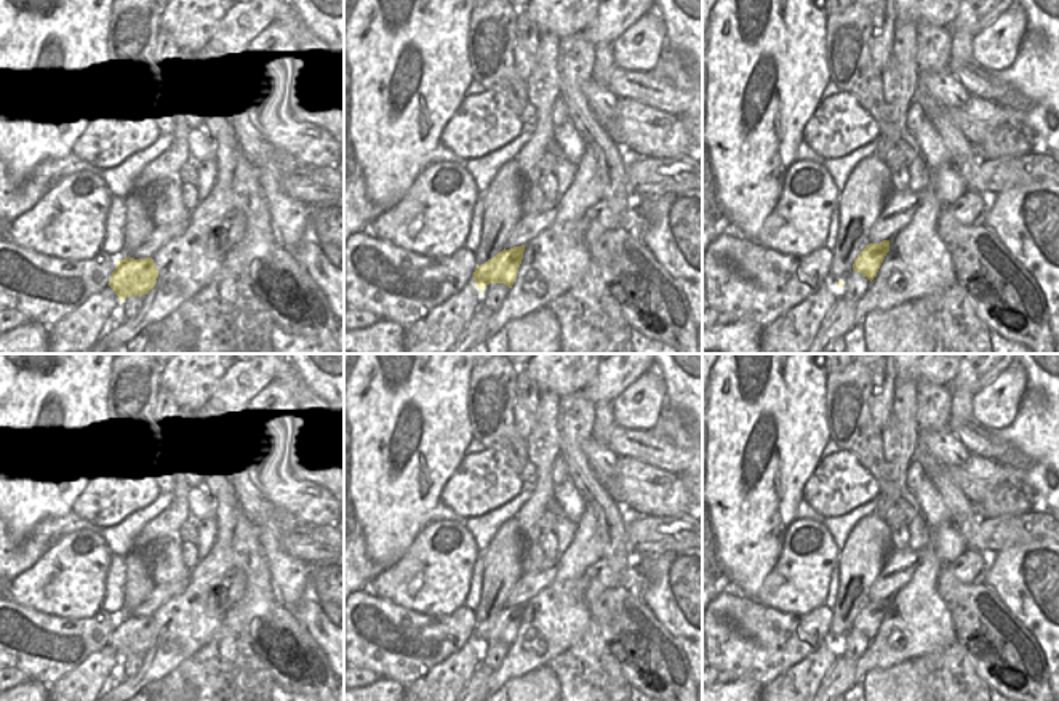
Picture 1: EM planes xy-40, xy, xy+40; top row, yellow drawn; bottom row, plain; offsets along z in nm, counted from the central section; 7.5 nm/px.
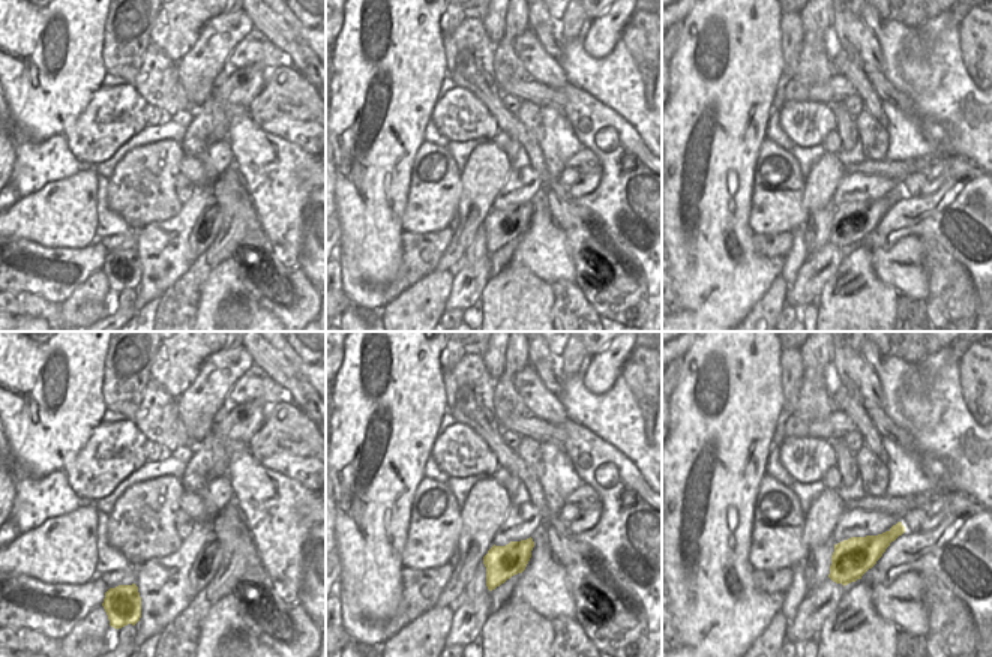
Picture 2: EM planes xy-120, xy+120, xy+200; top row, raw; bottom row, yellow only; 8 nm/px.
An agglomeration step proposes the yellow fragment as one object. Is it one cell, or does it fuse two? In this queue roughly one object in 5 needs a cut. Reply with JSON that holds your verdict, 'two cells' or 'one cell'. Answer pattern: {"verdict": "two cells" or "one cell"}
{"verdict": "one cell"}

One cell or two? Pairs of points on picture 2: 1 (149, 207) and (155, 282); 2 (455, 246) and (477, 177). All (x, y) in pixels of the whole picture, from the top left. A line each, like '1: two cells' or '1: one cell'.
1: two cells
2: one cell

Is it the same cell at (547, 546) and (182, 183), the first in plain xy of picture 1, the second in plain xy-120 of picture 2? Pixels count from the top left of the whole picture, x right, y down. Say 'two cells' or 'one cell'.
one cell

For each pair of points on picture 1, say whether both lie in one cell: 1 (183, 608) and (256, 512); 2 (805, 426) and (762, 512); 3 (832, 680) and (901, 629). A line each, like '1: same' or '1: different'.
1: different
2: same
3: different

